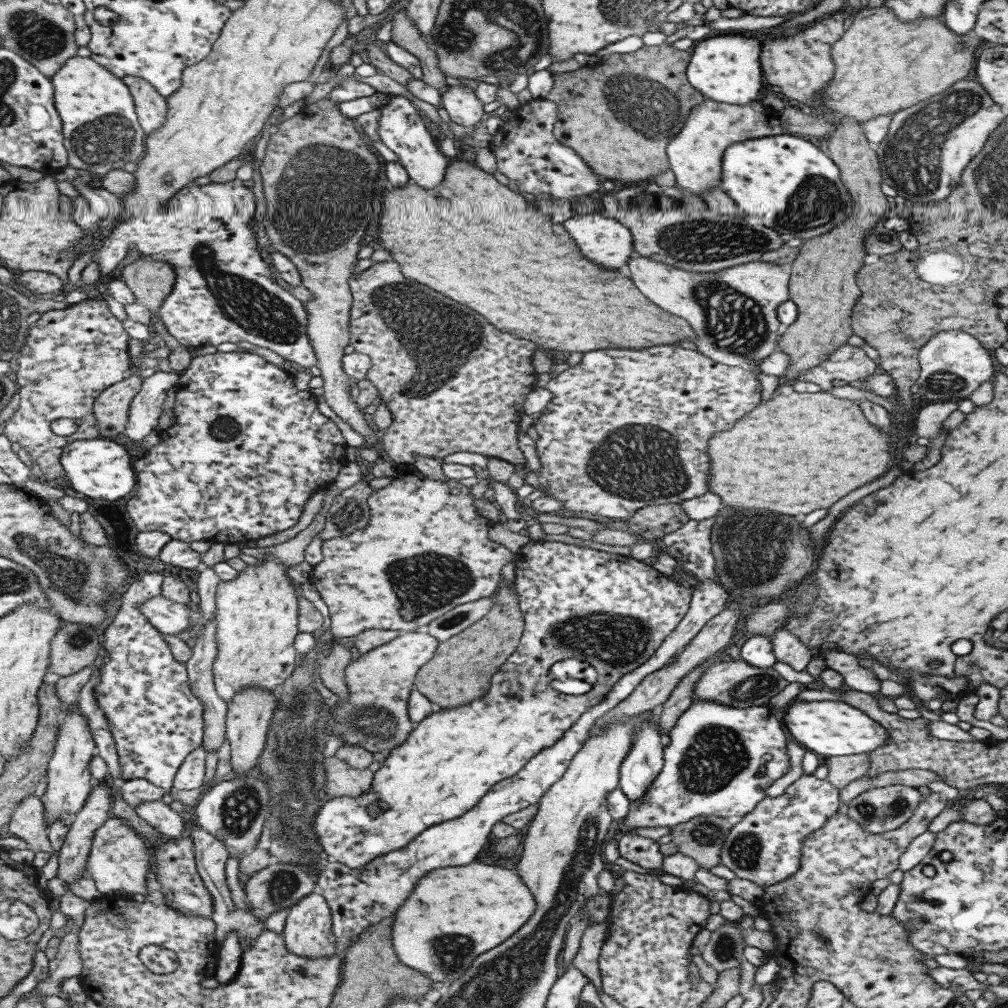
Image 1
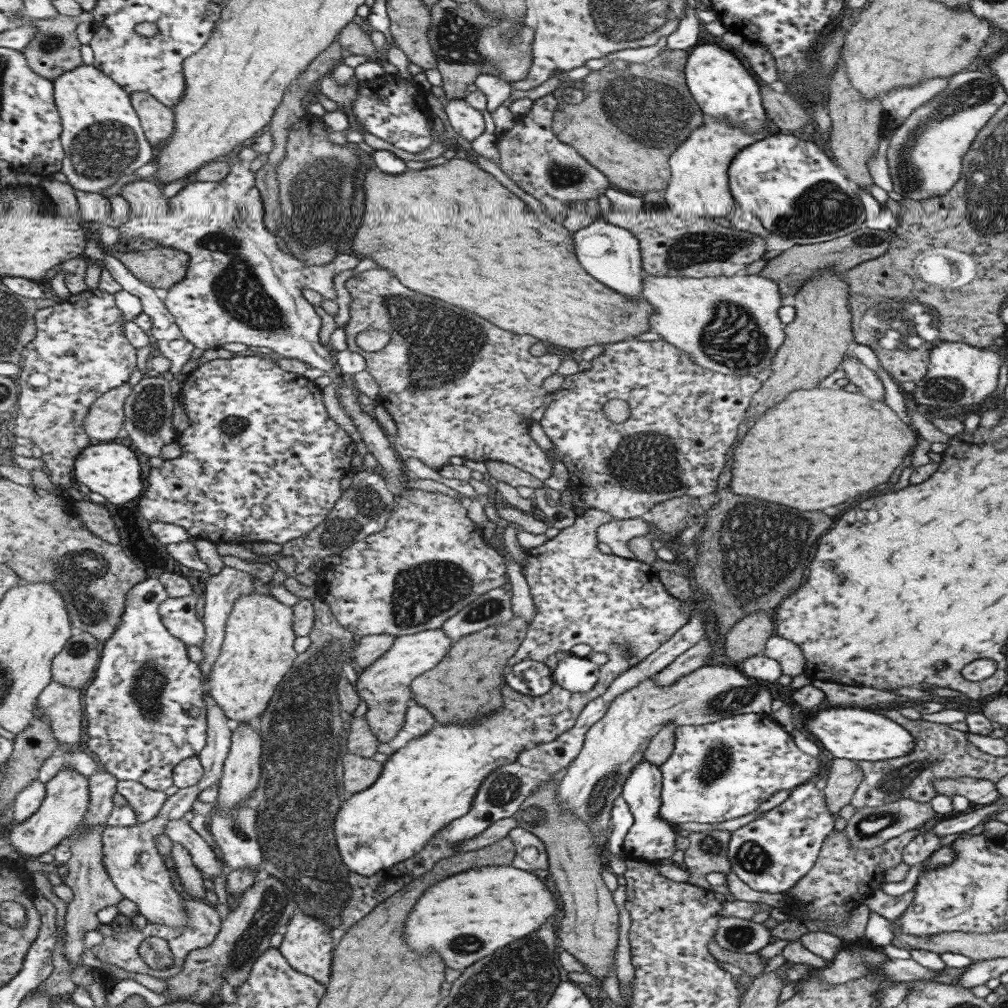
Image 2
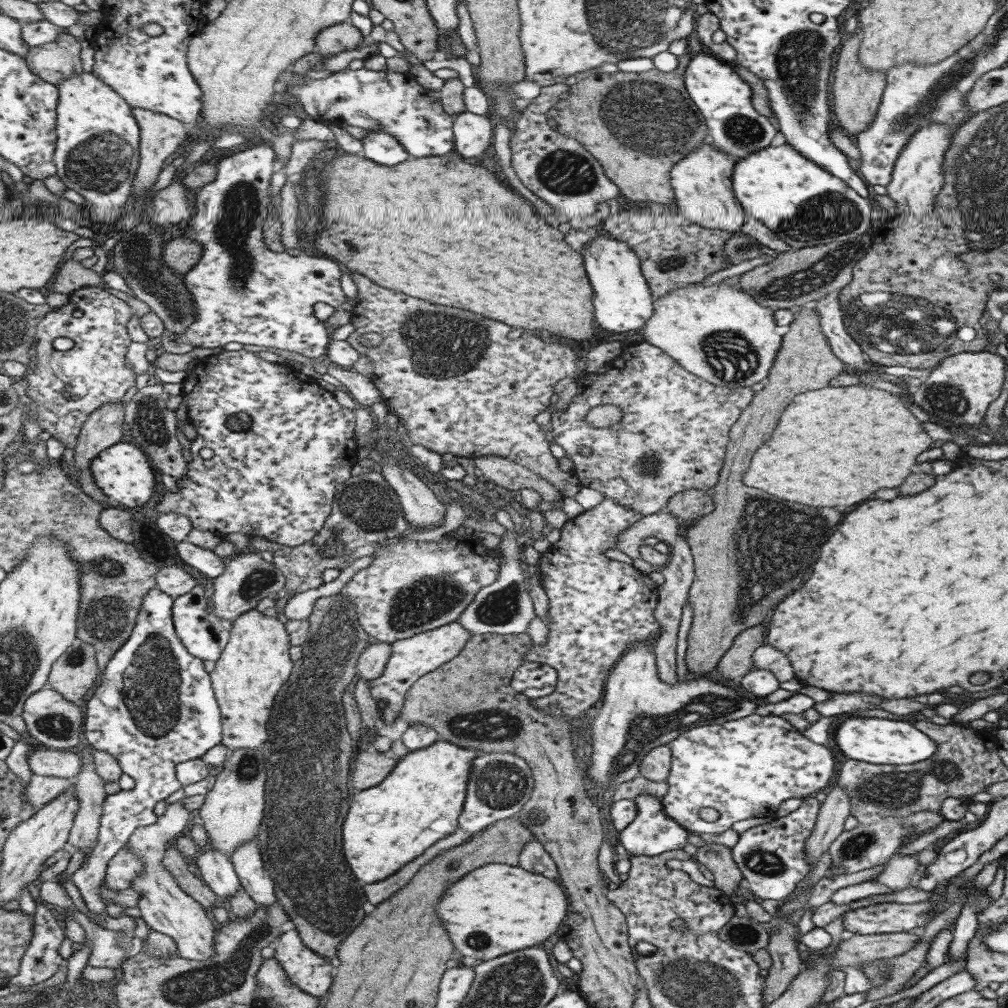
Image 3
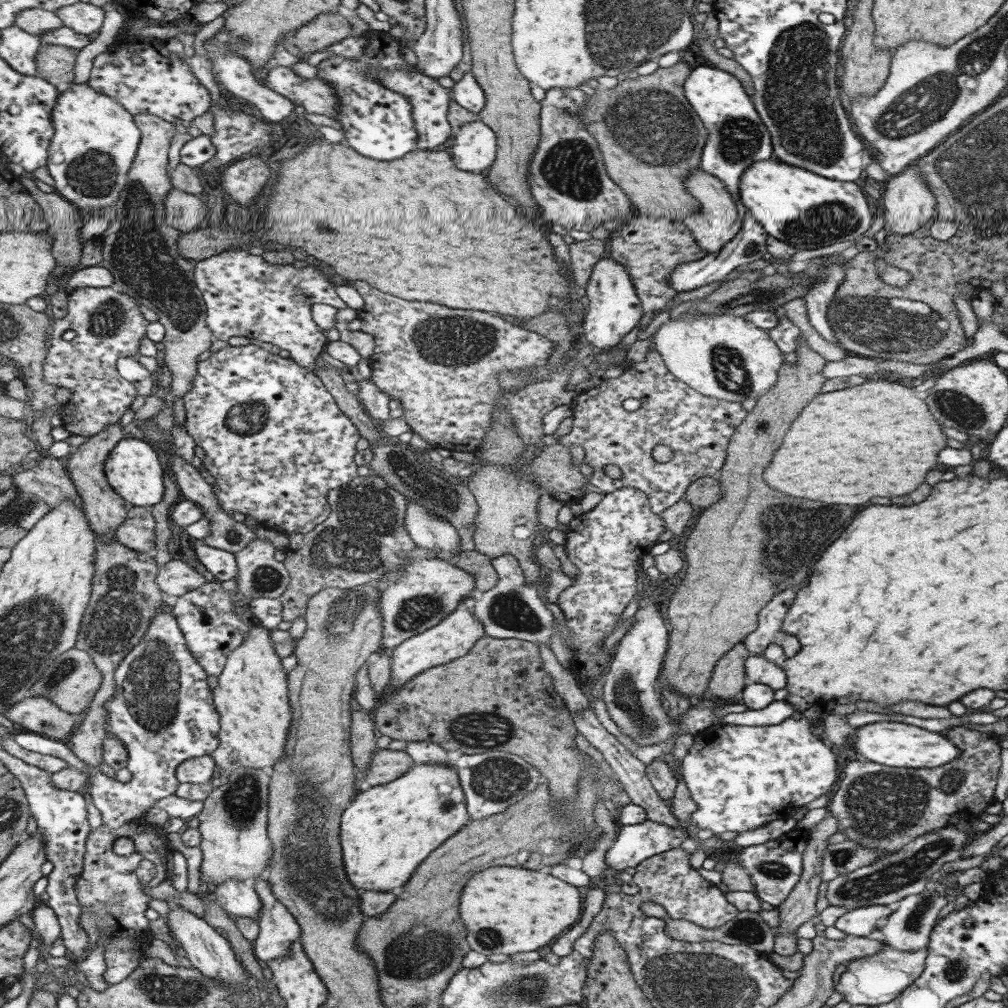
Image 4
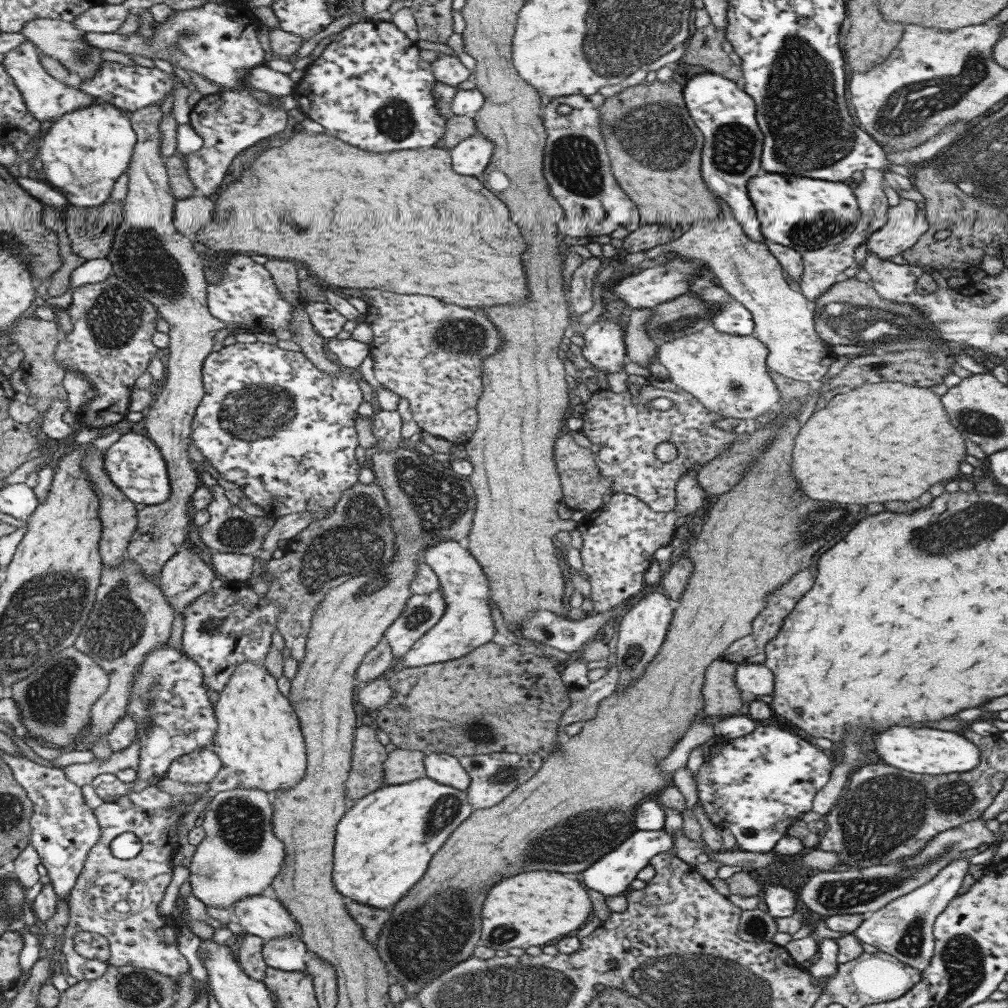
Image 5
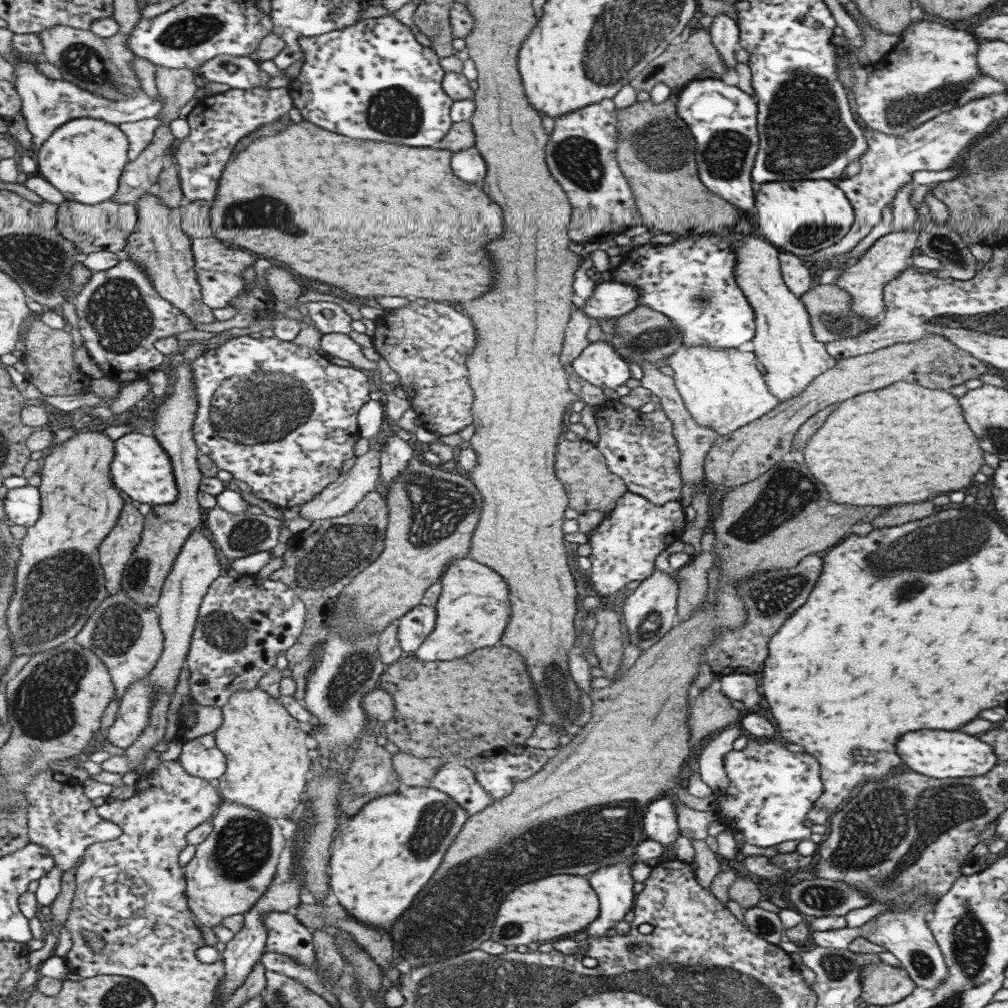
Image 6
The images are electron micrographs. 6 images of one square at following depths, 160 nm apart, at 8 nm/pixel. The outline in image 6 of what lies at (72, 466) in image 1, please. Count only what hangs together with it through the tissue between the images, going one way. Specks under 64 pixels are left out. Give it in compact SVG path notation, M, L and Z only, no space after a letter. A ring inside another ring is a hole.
M134 430L119 437L115 444L114 462L111 463L111 473L117 487L125 492L132 500L161 507L173 504L178 500L178 481L174 473L173 460L169 452L162 447L158 437L143 435Z

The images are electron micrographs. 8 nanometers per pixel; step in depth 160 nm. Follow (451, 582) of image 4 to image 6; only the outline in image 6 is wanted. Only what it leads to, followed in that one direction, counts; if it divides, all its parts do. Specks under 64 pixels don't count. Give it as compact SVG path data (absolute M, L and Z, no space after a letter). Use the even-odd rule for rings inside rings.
M420 604L395 620L397 640L403 654L411 654L421 646L434 627L435 616L433 607Z

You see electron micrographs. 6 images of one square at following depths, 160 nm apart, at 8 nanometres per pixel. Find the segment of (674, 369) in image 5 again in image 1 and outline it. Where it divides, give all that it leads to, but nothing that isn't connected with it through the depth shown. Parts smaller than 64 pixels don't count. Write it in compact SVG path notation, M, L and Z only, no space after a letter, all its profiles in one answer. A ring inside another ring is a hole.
M633 252L626 262L626 274L645 298L665 312L687 321L695 334L695 339L691 339L689 342L695 344L697 352L704 354L716 363L745 369L751 360L763 359L777 350L779 321L776 317L776 308L788 299L790 273L787 266L757 259L720 271L698 273L681 270Z

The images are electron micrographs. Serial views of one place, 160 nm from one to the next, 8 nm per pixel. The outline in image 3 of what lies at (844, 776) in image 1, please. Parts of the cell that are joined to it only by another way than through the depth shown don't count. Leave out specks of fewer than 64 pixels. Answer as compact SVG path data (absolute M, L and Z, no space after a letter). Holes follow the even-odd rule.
M833 786L820 802L817 819L809 837L806 838L804 851L806 861L812 870L817 858L843 831L843 824L849 816L850 800L843 787Z

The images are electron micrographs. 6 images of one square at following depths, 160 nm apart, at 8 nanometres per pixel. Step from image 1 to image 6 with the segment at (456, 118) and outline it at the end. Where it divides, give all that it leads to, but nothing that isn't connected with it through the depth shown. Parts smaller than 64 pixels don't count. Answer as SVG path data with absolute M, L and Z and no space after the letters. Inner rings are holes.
M474 146L465 150L453 151L450 156L453 174L465 182L477 184L482 190L482 180L486 175L486 164Z

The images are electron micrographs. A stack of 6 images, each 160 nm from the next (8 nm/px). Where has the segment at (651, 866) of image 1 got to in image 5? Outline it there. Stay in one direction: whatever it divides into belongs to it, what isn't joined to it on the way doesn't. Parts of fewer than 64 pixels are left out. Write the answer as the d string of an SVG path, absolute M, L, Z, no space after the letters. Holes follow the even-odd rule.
M663 828L659 830L639 830L630 834L620 845L592 862L585 870L581 871L581 884L589 887L605 896L624 894L628 891L629 883L635 878L635 874L647 866L649 859L659 853L665 853L672 846L672 838L665 833Z

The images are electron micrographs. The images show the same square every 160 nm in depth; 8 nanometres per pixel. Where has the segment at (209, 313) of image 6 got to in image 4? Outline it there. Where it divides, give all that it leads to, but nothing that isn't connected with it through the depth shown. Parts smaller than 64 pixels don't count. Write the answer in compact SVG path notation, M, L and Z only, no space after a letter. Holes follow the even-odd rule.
M153 114L134 115L134 120L142 130L142 142L125 191L117 203L117 216L102 236L104 261L101 265L114 274L117 288L137 297L138 302L153 310L166 326L162 345L164 362L172 374L171 393L184 400L194 387L194 376L198 375L197 358L211 348L215 333L207 324L207 303L195 280L197 260L182 255L178 240L184 233L165 222L165 198L174 187L167 169L169 148L177 128ZM133 506L127 510L127 520L115 530L115 537L123 546L141 553L155 551L155 518L149 508Z

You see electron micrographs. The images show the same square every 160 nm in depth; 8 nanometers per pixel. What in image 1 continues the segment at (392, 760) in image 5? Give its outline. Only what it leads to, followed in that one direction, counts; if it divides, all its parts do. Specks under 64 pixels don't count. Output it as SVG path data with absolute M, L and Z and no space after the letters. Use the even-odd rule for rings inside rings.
M334 755L324 759L324 782L324 790L331 797L358 798L373 786L373 773L366 768L353 768Z

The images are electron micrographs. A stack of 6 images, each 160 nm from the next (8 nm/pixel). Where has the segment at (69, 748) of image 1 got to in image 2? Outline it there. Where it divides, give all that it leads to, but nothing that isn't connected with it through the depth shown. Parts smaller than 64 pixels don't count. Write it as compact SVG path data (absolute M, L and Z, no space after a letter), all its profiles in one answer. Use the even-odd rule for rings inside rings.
M72 768L61 769L53 779L46 783L47 794L41 808L21 825L12 826L9 842L13 849L21 854L22 860L37 858L45 852L53 853L63 839L75 834L86 819L90 810L90 777L86 777Z

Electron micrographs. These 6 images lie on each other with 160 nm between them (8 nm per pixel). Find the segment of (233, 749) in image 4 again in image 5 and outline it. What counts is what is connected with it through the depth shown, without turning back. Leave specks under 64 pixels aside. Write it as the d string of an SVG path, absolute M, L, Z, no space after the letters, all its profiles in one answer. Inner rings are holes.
M243 663L231 676L226 689L219 693L214 707L218 716L218 734L212 748L221 757L224 765L216 780L211 783L213 791L221 793L243 787L278 794L279 791L289 791L304 779L308 754L300 718L291 704L290 697L281 692L277 678L267 672L265 664Z

